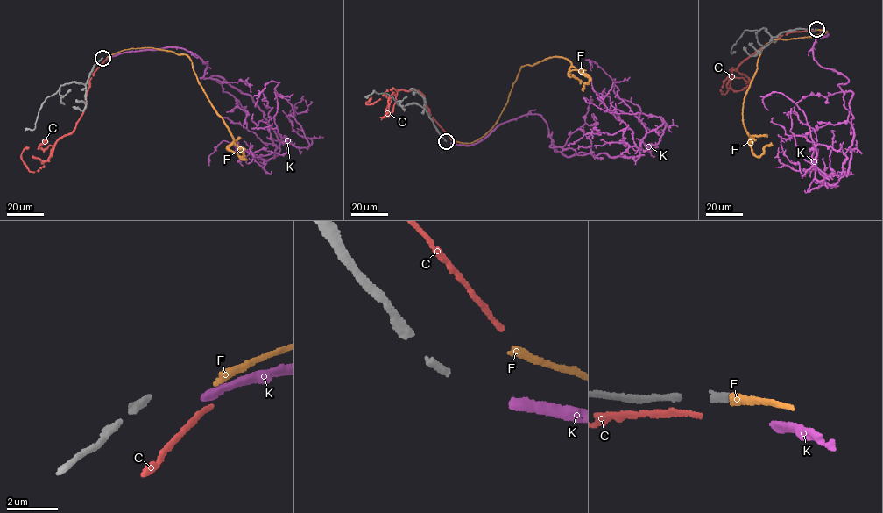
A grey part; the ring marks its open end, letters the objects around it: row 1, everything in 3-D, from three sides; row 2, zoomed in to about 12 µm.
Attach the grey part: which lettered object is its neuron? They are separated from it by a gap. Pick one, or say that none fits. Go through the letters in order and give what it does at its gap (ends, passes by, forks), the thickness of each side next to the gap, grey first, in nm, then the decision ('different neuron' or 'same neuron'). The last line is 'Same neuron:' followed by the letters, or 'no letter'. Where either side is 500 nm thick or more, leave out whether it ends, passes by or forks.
C: it ends; calibres 280 and 180 nm; different neuron
F: it ends; calibres 280 and 300 nm; different neuron
K: it ends; calibres 280 and 360 nm; different neuron
Same neuron: no letter

